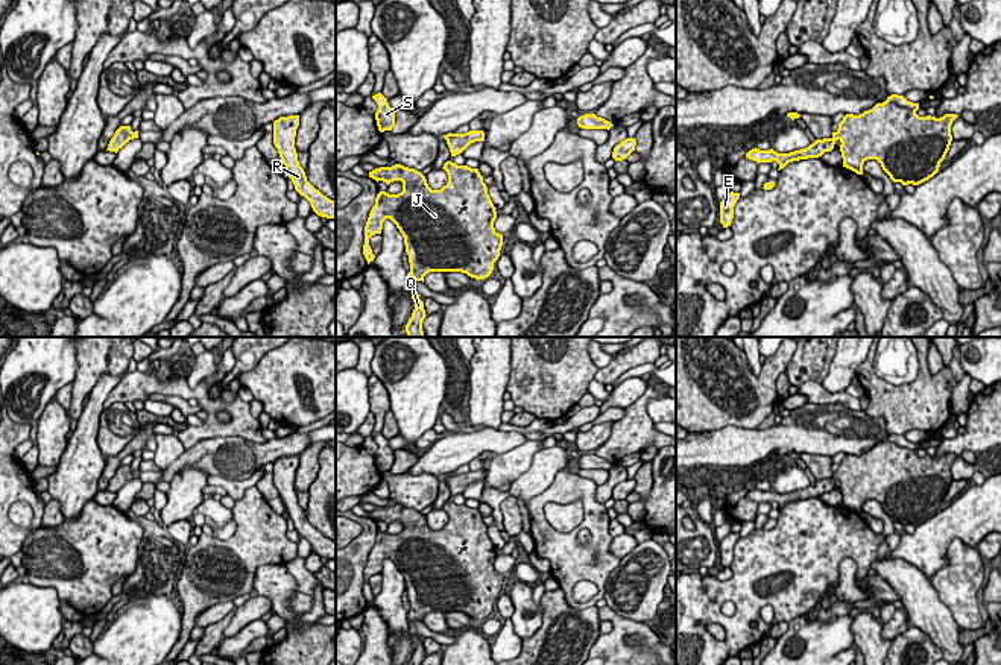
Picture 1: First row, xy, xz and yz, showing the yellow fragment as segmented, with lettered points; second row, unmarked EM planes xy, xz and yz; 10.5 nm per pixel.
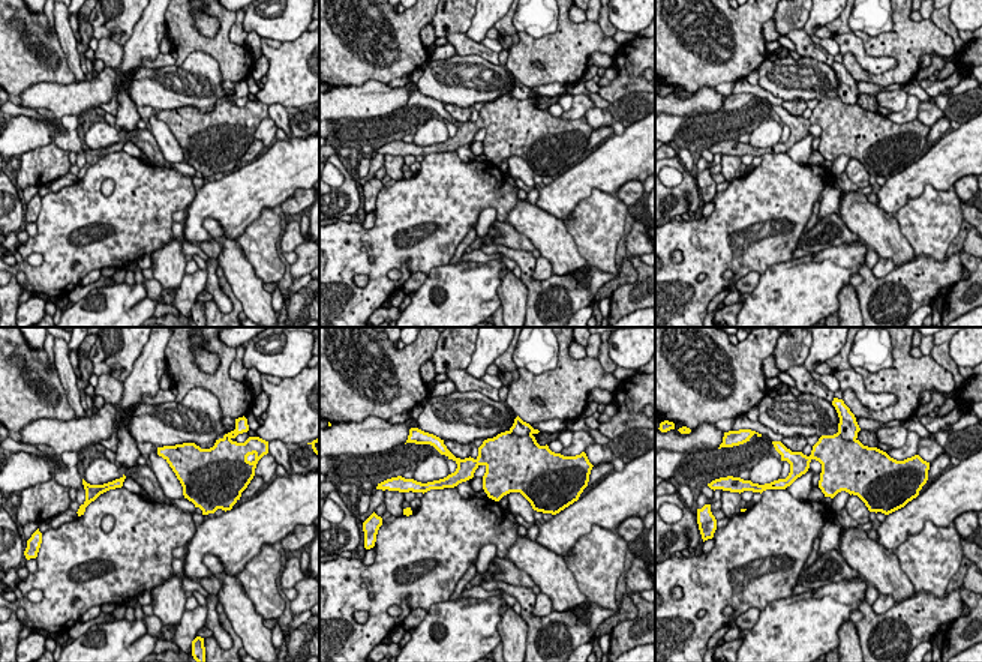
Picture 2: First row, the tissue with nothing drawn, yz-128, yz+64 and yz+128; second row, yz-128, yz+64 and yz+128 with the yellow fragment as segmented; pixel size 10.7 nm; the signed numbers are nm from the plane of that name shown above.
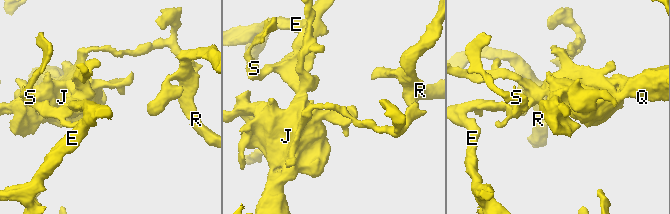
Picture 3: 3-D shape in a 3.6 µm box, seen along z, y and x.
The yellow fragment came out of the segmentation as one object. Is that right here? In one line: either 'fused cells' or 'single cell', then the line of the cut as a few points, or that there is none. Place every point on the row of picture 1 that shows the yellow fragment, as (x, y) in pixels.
single cell; cut none

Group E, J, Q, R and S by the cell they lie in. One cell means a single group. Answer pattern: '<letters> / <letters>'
E J Q R S

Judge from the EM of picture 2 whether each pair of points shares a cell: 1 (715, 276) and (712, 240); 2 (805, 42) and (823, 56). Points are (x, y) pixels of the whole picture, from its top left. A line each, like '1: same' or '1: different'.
1: same
2: same

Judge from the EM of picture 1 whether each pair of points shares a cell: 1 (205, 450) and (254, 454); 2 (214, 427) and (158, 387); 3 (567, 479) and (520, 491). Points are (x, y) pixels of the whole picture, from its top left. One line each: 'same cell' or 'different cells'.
1: same cell
2: same cell
3: different cells

